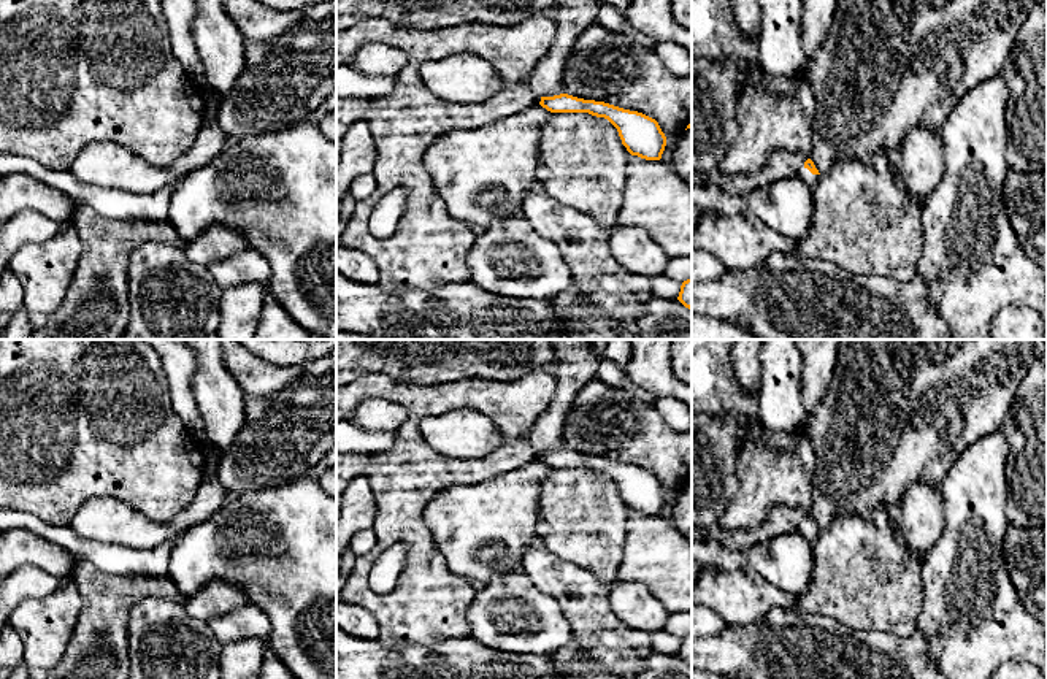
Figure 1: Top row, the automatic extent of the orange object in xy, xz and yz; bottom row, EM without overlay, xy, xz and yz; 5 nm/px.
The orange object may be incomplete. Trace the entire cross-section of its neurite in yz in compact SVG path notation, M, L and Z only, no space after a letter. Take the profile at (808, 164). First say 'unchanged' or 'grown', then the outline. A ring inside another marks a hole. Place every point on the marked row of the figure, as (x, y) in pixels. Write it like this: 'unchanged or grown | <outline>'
grown | M807 159L798 171L798 176L812 189L819 179L819 170L815 168L814 162Z

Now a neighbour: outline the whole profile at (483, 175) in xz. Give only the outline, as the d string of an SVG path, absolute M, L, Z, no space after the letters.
M535 103L497 124L438 136L424 165L447 214L476 232L520 216L525 195L538 189L539 129L550 114Z

